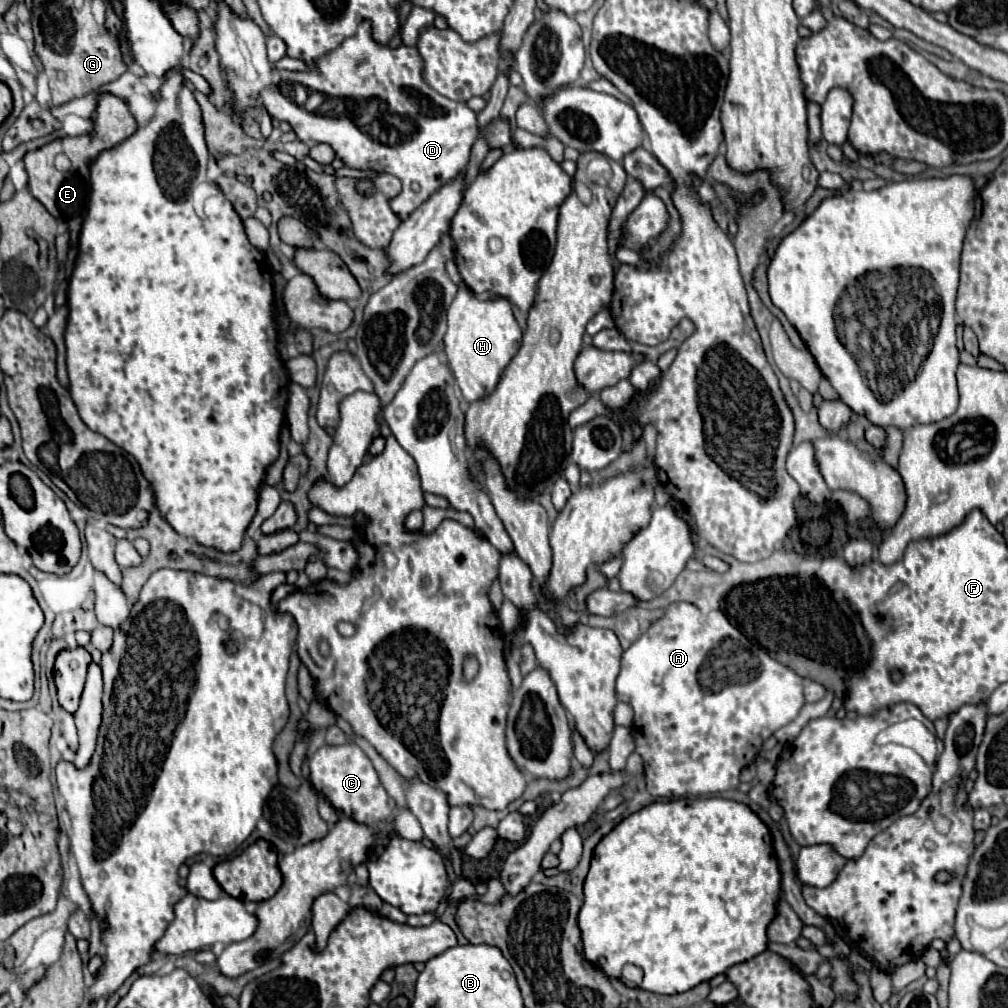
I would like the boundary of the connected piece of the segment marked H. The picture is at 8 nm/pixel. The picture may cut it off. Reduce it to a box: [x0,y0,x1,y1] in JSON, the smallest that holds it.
[444,286,522,404]

